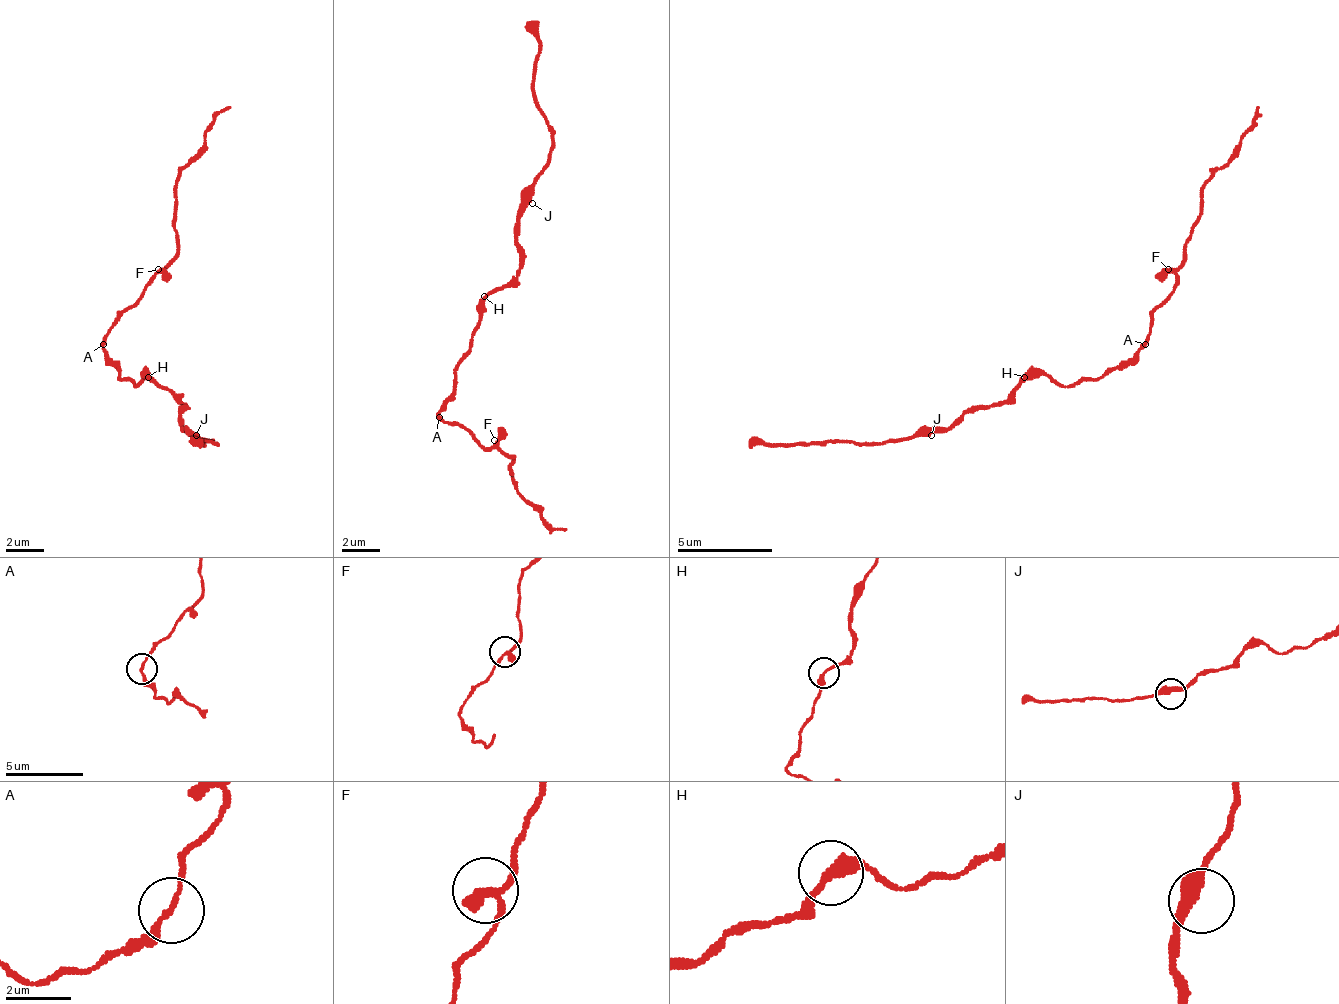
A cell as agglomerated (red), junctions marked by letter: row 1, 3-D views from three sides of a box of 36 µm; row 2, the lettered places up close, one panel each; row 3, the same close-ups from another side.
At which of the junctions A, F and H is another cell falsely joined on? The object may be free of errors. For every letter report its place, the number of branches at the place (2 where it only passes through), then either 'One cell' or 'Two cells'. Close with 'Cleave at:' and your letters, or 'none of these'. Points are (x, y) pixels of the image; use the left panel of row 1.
A: Place: (103, 344). Branches: 2. One cell
F: Place: (158, 269). Branches: 2. One cell
H: Place: (148, 377). Branches: 2. One cell
Cleave at: none of these

